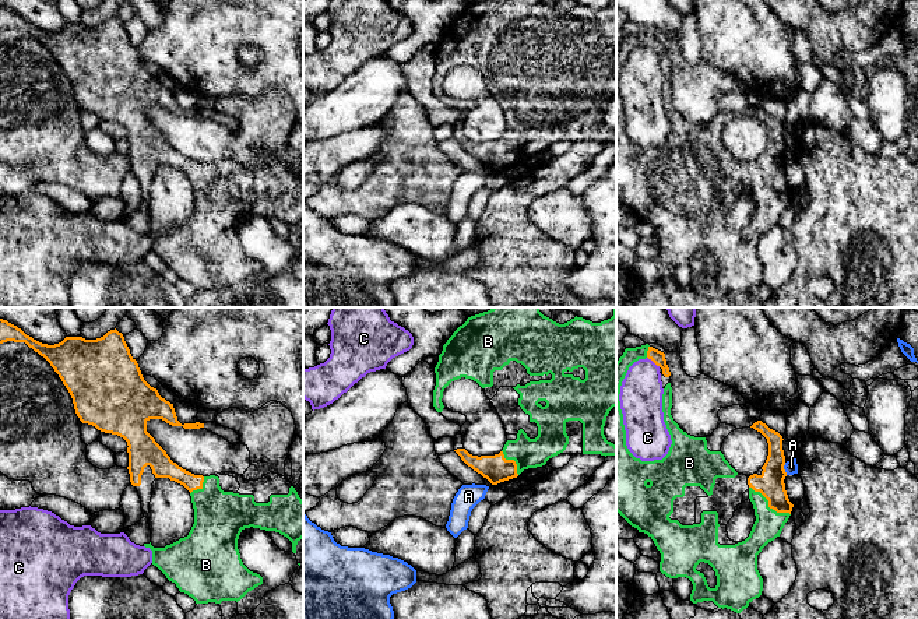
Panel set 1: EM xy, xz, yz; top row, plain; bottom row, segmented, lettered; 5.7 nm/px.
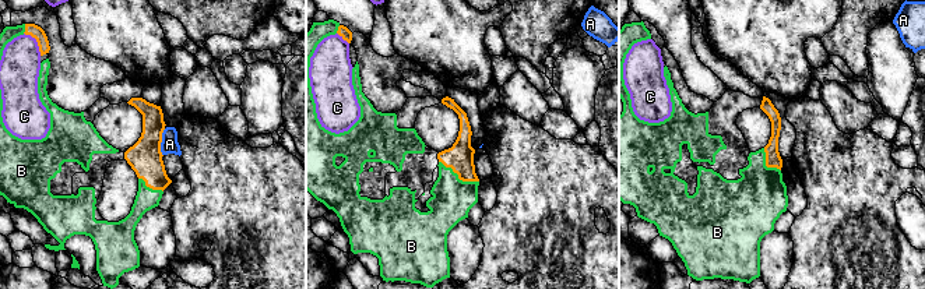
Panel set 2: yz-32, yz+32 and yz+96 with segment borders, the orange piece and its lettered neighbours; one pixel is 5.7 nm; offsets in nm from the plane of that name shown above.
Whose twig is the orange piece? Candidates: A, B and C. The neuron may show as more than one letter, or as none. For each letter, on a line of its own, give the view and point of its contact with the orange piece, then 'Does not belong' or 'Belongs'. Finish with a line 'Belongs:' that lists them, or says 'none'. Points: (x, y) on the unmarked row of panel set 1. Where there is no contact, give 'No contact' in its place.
A: Touches orange at yz (783, 155). Does not belong
B: Touches orange at yz (769, 192). Belongs
C: Touches orange at yz (654, 49). Does not belong
Belongs: B

